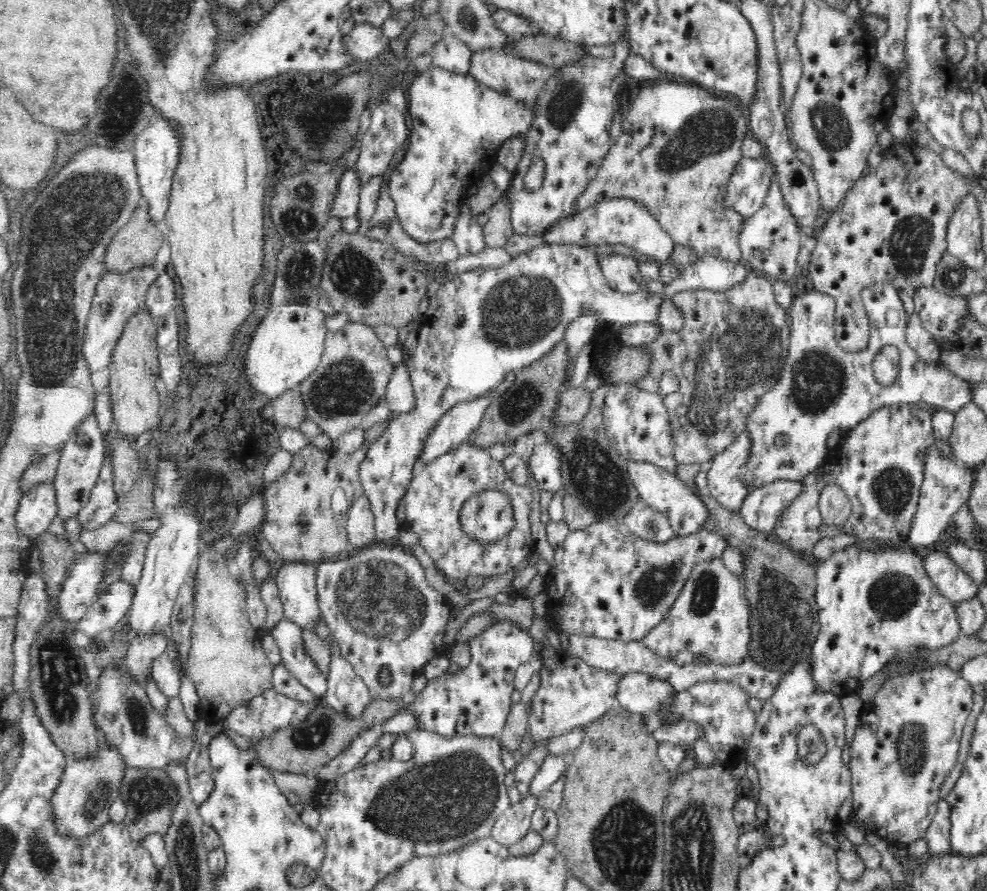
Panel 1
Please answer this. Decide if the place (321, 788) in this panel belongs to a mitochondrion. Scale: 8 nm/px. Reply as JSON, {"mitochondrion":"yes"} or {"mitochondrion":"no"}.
{"mitochondrion":"no"}

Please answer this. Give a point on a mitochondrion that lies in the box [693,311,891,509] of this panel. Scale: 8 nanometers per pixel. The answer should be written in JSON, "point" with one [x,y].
{"point":[817,380]}

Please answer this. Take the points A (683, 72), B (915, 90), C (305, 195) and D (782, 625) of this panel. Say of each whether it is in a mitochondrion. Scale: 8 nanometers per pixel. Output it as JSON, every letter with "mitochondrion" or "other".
{"A":"other","B":"other","C":"mitochondrion","D":"mitochondrion"}

